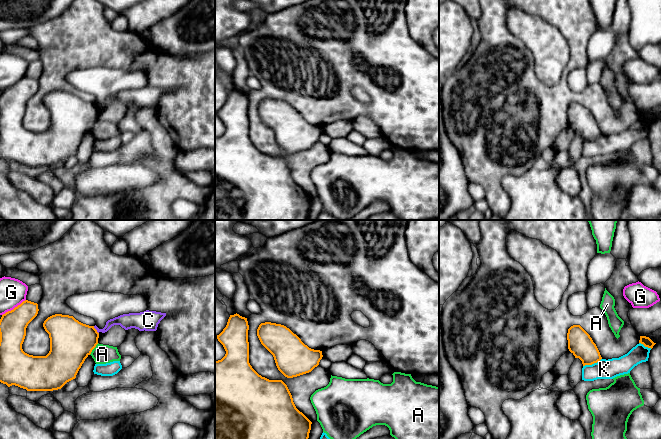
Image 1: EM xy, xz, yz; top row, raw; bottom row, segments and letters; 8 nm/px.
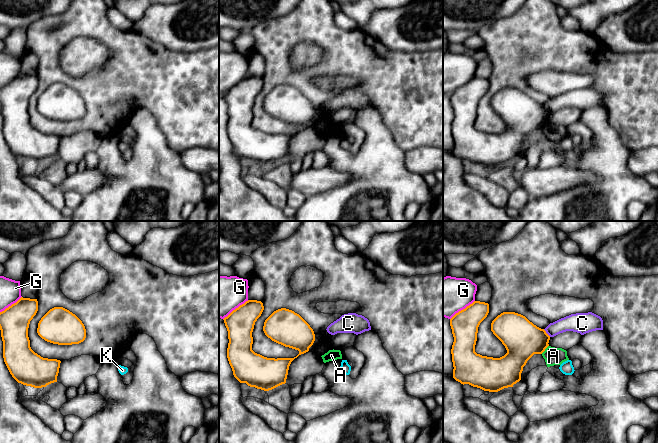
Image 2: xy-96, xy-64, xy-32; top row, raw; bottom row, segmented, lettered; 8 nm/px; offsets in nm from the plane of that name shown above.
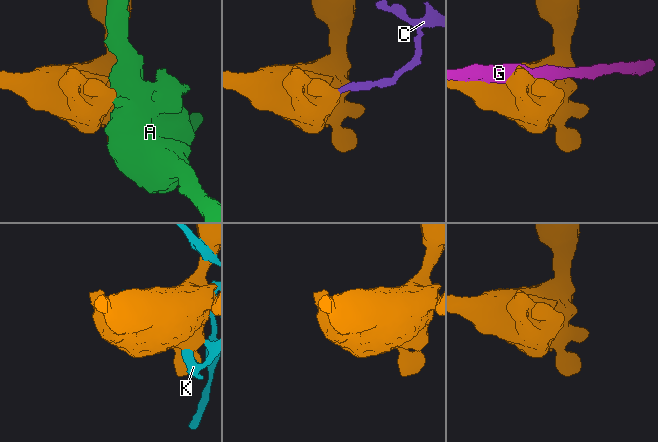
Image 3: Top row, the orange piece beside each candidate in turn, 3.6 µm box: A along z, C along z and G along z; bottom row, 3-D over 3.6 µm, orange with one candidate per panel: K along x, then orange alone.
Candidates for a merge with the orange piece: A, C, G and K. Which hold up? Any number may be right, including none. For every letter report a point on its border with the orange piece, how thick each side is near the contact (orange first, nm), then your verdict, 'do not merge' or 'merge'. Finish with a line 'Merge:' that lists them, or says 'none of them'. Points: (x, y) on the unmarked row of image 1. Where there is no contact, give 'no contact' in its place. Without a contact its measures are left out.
A: meets orange in xy at (93, 124); 340 nm thick on the orange side, 160 nm on the other; do not merge
C: meets orange in xy at (96, 106); 340 nm thick on the orange side, 110 nm on the other; do not merge
G: meets orange in xy at (14, 84); 220 nm thick on the orange side, 220 nm on the other; do not merge
K: meets orange in yz at (592, 139); 200 nm thick on the orange side, 160 nm on the other; do not merge
Merge: none of them

